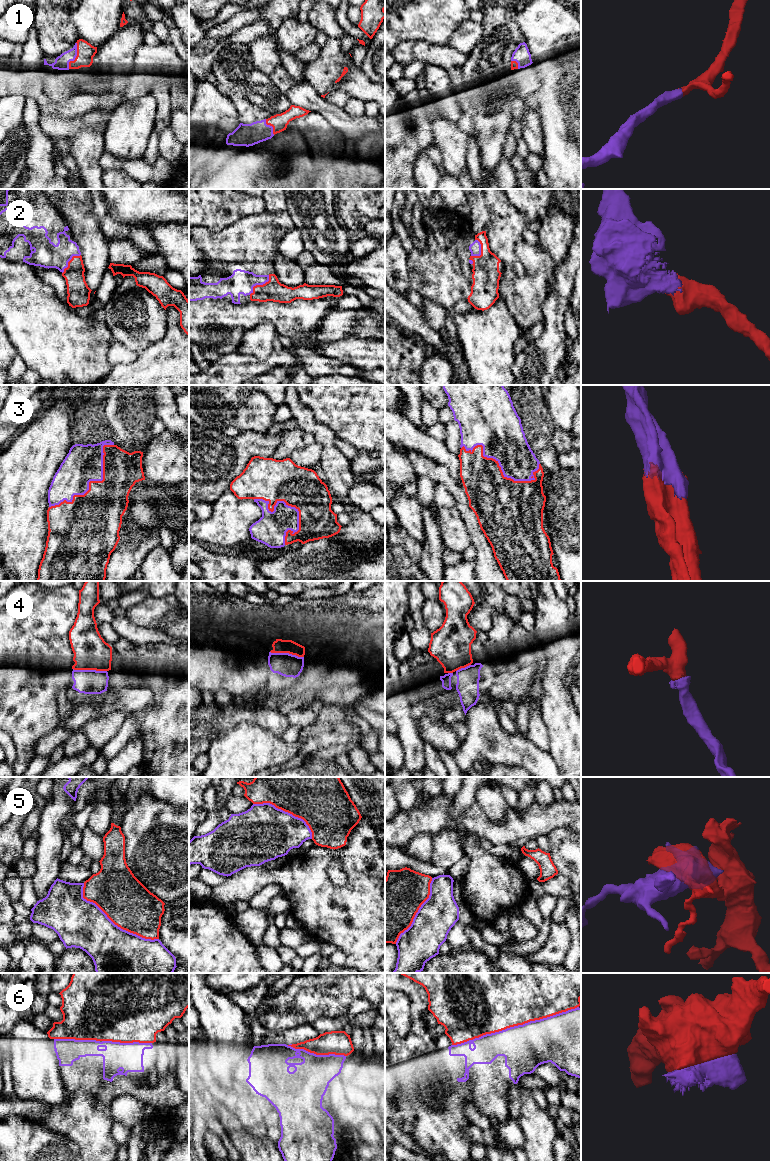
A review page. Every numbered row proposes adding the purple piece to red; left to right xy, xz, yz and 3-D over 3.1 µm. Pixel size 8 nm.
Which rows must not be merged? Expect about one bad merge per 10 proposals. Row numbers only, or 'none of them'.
none of them

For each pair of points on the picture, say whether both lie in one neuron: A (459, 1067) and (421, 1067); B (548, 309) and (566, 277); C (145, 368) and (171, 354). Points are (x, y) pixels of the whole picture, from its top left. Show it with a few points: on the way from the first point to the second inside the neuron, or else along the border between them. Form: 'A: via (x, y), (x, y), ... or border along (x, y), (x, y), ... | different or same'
A: border along (442, 1061), (446, 1070) | different
B: via (556, 301), (562, 293), (564, 285) | same
C: via (151, 368), (157, 368), (165, 360) | same

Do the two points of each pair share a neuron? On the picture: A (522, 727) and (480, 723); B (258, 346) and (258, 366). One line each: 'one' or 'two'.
A: two
B: two

